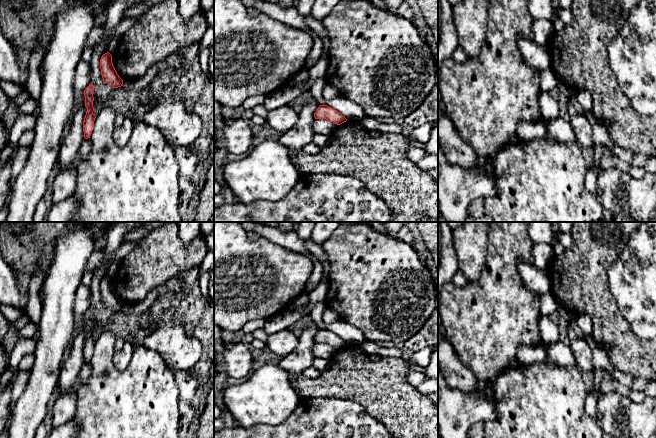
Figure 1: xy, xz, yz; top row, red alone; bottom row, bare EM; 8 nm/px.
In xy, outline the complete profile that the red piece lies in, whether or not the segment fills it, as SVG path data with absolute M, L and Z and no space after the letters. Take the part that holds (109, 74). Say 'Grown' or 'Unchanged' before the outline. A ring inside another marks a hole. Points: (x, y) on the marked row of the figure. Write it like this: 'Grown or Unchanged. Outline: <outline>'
Unchanged. Outline: M109 52L102 55L100 59L100 69L103 80L112 88L122 86L123 80L119 77L115 70L112 63L112 55Z

